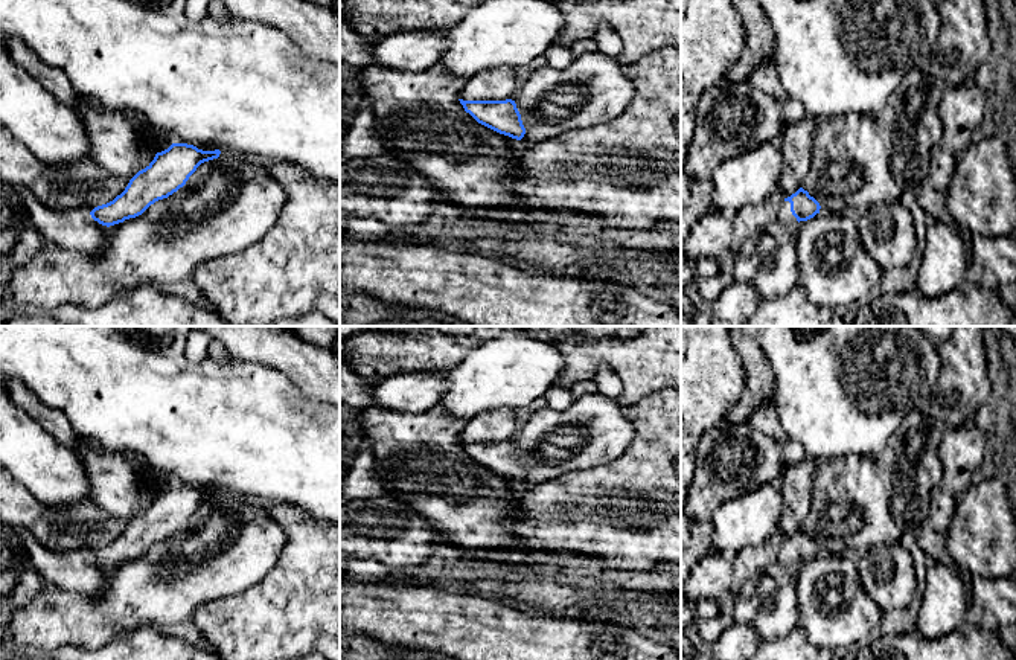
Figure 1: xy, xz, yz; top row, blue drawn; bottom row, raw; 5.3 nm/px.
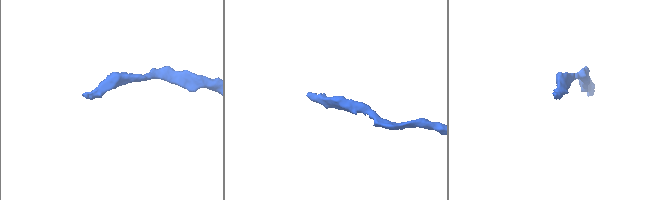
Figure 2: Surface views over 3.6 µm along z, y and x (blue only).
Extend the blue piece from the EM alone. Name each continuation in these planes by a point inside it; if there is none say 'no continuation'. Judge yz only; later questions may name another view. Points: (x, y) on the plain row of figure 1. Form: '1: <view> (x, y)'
1: yz (785, 557)

